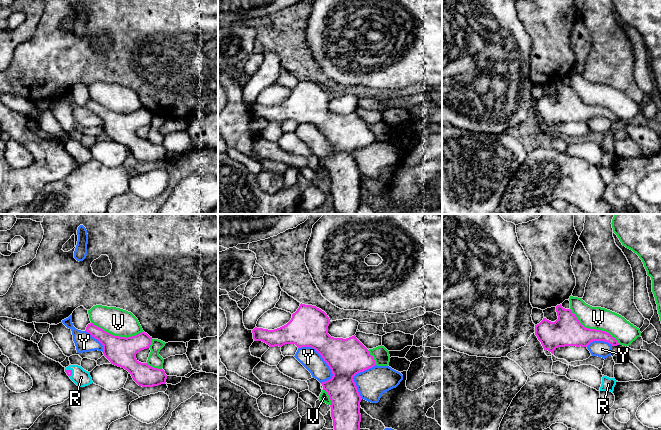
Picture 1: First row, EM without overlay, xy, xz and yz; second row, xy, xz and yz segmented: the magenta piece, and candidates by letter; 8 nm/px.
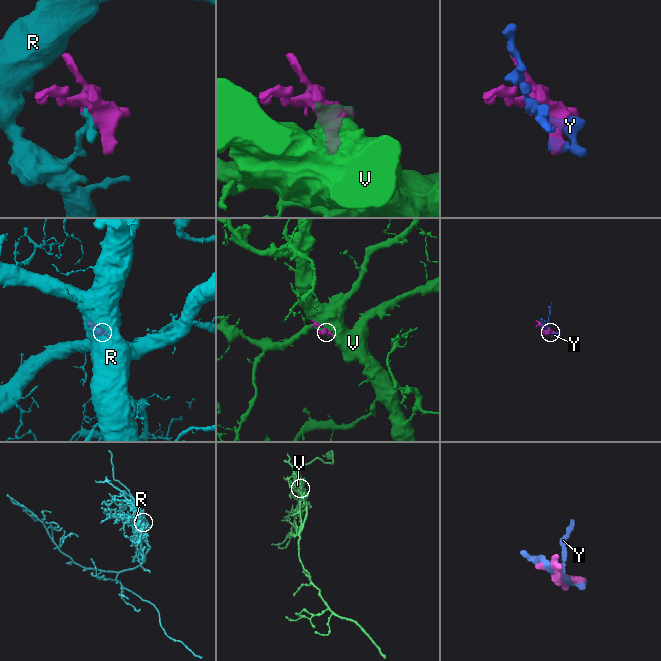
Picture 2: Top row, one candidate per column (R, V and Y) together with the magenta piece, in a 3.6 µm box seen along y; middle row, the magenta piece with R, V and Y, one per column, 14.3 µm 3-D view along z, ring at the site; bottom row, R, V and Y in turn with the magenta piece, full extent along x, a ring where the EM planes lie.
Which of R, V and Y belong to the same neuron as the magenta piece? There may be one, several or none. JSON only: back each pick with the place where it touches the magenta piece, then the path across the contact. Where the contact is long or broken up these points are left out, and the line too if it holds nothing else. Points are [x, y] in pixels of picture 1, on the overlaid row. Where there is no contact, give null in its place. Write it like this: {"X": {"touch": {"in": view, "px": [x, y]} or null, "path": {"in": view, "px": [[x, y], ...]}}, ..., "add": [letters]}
{"R": {"touch": {"in": "xy", "px": [70, 370]}, "path": {"in": "xy", "px": [[69, 372], [70, 370], [81, 377]]}}, "add": ["R"]}

